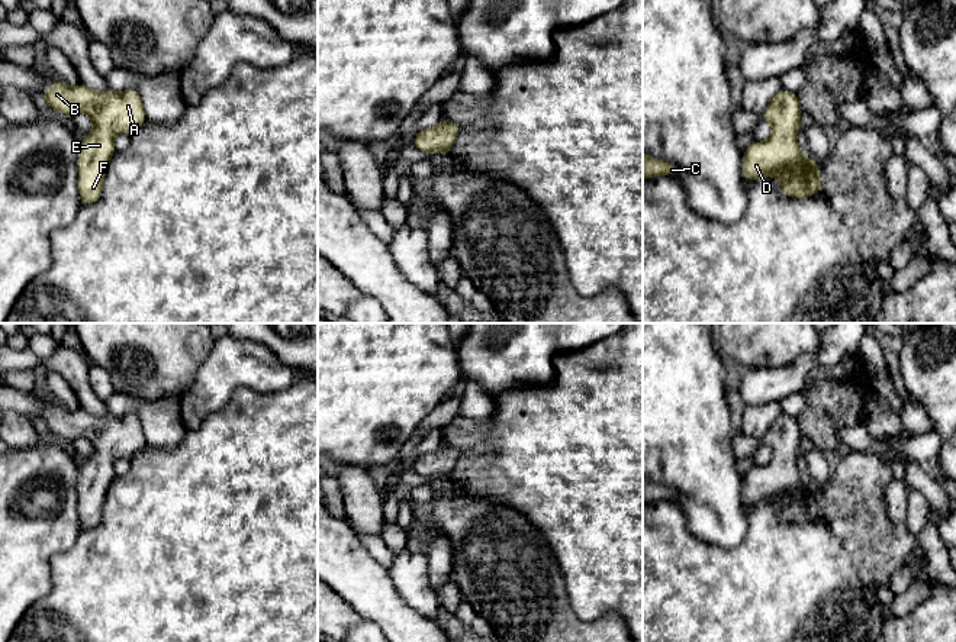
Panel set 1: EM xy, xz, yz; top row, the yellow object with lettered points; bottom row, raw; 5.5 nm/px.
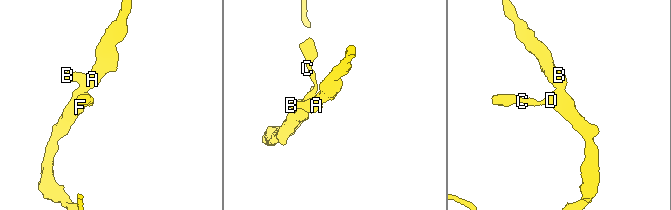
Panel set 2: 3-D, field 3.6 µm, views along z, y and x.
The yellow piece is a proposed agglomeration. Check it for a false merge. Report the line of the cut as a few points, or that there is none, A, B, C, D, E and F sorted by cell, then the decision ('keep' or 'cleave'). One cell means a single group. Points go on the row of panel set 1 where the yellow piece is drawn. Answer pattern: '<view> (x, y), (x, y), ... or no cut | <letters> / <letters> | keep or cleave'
no cut | A B C D E F | keep

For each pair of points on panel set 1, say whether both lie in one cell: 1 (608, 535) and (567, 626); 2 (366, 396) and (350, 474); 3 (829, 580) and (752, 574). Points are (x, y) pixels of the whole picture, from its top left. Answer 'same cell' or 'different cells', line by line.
1: different cells
2: different cells
3: same cell

